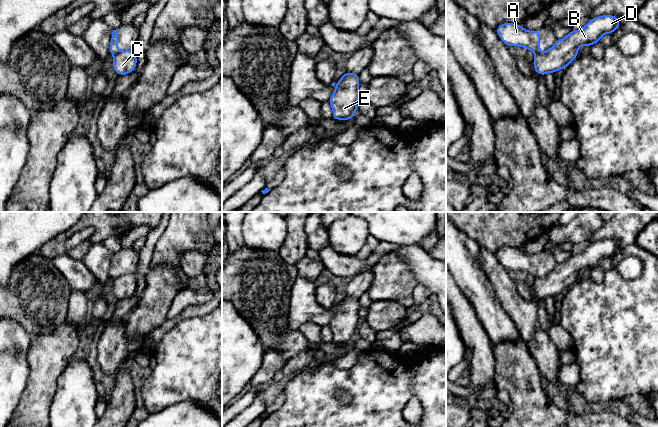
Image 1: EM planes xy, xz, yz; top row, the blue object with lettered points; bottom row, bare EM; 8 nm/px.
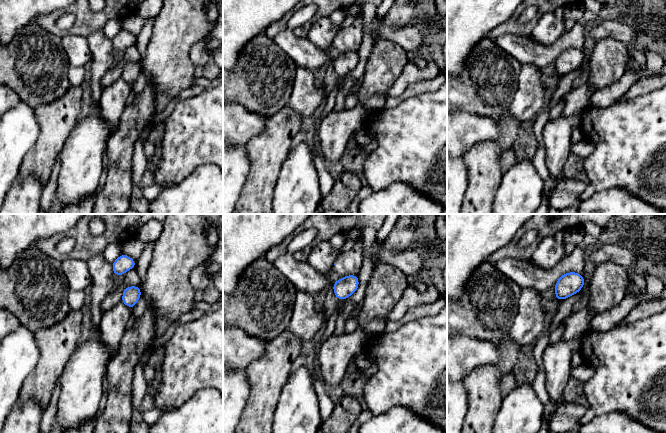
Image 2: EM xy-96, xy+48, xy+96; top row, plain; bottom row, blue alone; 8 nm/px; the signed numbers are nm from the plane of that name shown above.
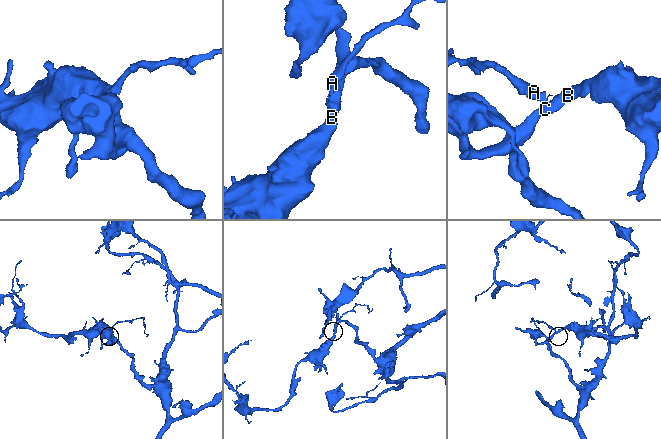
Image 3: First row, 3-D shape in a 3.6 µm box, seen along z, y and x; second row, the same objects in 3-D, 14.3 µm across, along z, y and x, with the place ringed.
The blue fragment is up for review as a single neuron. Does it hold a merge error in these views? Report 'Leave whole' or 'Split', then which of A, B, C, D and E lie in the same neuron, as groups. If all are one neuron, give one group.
Split. Groups: A / B C D E

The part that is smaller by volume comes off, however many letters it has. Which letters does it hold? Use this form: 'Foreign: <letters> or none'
Foreign: A

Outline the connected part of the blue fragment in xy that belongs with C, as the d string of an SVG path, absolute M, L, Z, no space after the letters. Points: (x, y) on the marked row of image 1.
M125 50L113 55L113 69L119 76L133 72L136 64L137 57L134 50Z

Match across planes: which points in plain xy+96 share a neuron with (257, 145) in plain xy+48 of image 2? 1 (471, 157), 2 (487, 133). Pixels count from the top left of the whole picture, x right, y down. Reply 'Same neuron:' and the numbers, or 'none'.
Same neuron: 1

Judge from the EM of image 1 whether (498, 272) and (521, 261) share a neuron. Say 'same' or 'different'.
different

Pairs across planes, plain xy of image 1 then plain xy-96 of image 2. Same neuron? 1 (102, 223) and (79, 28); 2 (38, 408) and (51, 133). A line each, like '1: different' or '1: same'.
1: same
2: same

